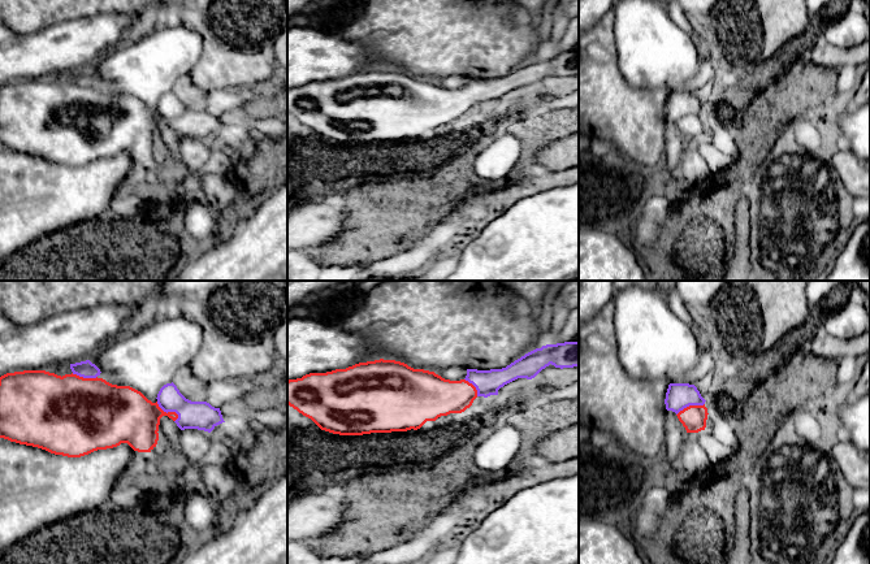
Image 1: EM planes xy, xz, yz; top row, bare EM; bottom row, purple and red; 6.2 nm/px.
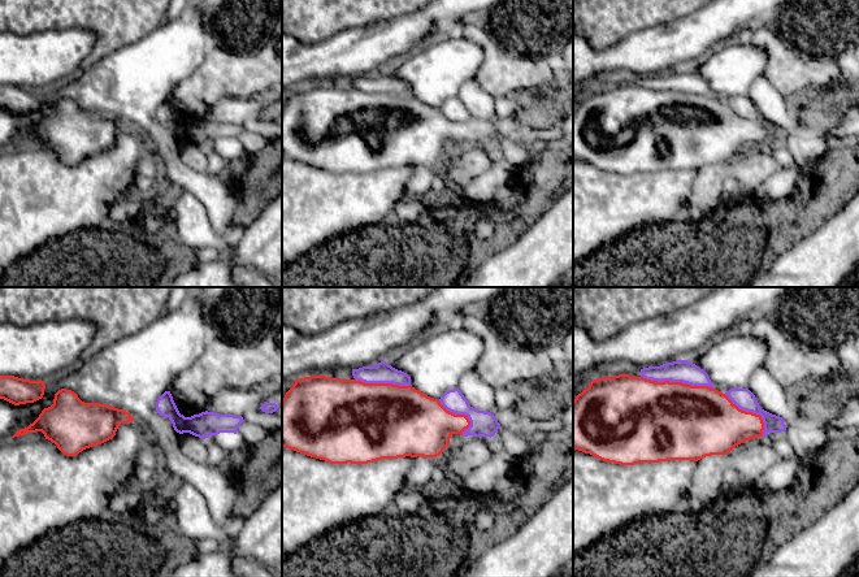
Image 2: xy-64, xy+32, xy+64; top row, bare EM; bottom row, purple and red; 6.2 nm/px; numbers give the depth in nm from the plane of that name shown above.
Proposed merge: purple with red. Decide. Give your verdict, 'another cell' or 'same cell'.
same cell

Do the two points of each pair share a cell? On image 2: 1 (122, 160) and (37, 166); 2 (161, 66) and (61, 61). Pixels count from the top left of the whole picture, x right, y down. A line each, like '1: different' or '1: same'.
1: same
2: different

